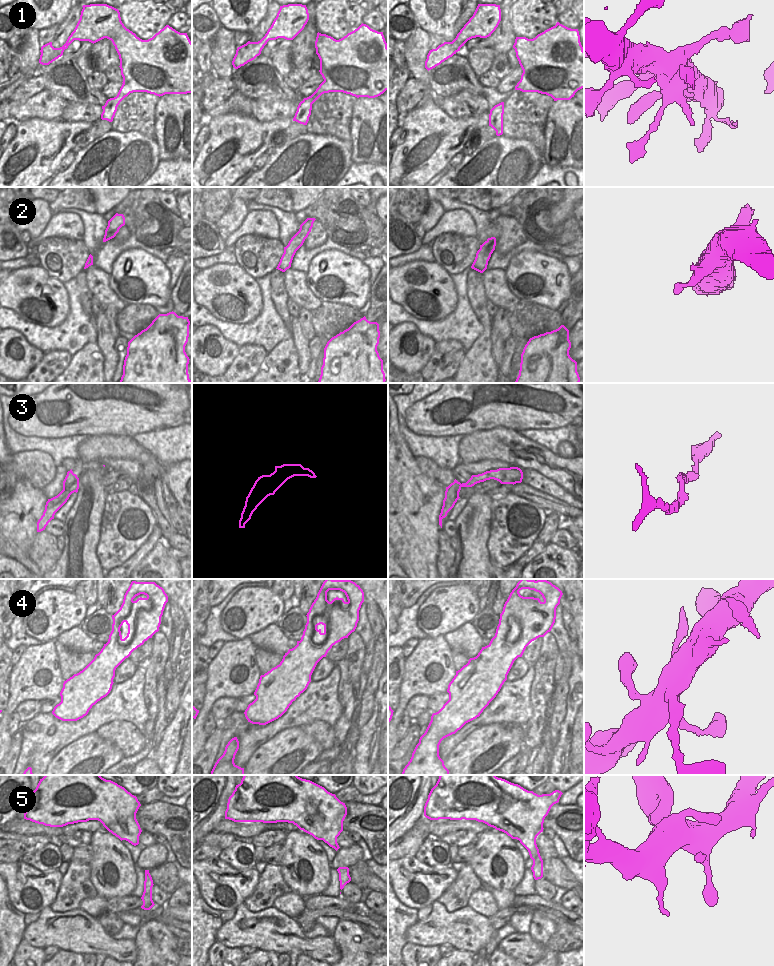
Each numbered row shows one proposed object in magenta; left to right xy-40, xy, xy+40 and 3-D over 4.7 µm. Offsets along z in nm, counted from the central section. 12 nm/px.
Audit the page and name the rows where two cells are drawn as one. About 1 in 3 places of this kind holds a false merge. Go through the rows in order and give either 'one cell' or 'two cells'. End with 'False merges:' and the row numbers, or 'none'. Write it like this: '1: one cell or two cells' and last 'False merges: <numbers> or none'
1: one cell
2: one cell
3: one cell
4: one cell
5: one cell
False merges: none

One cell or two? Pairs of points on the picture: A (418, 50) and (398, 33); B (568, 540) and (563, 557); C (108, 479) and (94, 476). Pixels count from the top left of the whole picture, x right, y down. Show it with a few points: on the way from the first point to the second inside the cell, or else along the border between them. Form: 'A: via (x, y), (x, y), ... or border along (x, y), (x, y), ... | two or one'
A: border along (418, 26), (404, 41) | two
B: border along (550, 542), (573, 550) | two
C: border along (106, 470), (102, 478), (102, 484), (105, 487) | two

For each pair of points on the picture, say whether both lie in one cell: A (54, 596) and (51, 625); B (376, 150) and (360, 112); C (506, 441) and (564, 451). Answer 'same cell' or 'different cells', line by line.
A: same cell
B: same cell
C: different cells

